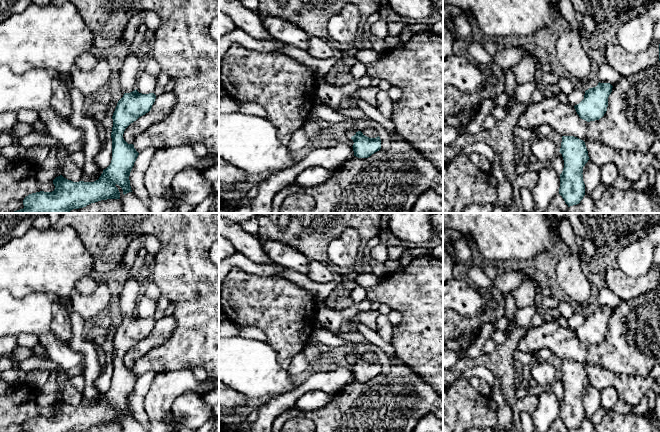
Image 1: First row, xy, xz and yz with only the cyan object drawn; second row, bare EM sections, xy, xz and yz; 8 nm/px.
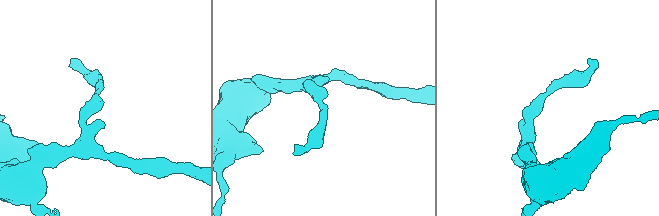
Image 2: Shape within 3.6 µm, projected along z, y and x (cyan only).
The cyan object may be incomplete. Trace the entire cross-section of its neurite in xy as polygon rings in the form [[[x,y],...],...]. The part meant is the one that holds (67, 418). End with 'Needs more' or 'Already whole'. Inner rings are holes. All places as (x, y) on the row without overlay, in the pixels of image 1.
[[[138,275],[124,280],[123,289],[119,295],[120,310],[124,319],[118,325],[112,340],[112,384],[110,389],[103,394],[99,403],[94,406],[73,406],[60,399],[53,404],[55,413],[52,416],[40,415],[26,420],[23,424],[24,432],[83,432],[101,424],[120,423],[120,416],[115,410],[116,408],[122,412],[124,419],[132,416],[129,400],[139,377],[133,368],[128,368],[124,364],[123,358],[131,347],[151,334],[156,323],[154,317],[142,318],[137,315],[136,307],[137,300],[141,296],[141,284]]]. Needs more

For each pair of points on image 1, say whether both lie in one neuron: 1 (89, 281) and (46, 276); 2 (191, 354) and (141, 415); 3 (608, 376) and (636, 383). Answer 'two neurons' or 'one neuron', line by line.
1: two neurons
2: two neurons
3: one neuron

